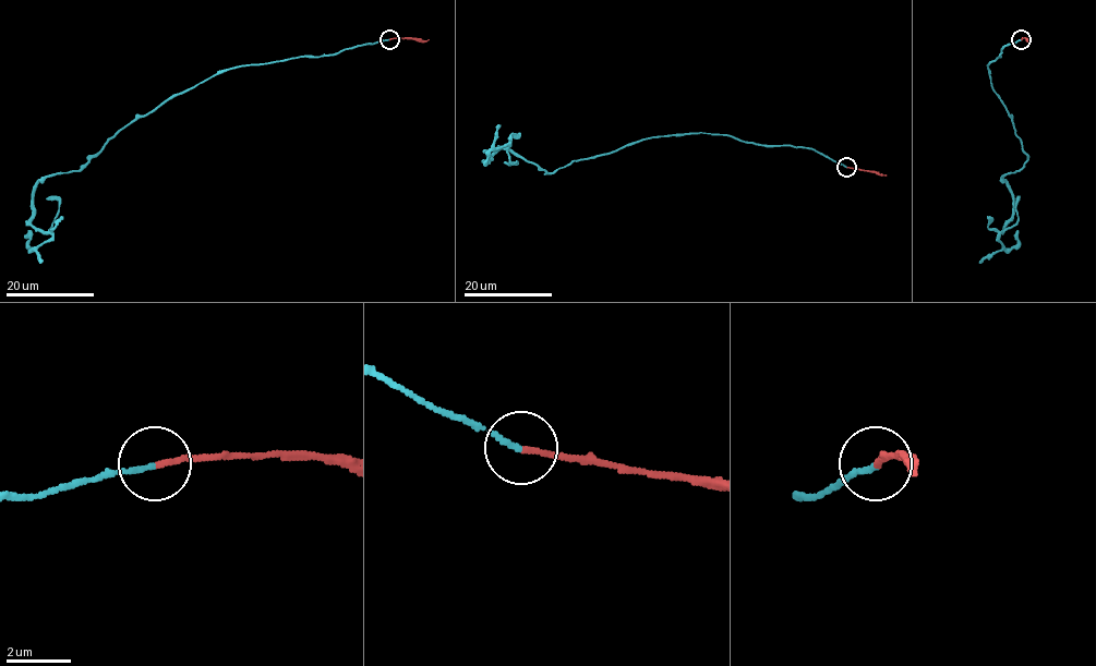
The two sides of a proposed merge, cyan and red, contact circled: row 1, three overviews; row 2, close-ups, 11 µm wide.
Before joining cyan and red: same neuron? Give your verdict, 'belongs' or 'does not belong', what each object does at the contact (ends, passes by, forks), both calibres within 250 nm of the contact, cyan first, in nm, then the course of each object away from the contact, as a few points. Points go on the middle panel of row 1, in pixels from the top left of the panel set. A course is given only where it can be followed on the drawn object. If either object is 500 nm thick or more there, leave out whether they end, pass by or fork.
belongs; cyan ends there; red ends there; 160 nm thick on the cyan side, 160 nm on the other; cyan runs (846, 167), (808, 147), (694, 132), (554, 172), (506, 148), (490, 159), (510, 144), (485, 162); red runs (846, 167), (887, 176)

